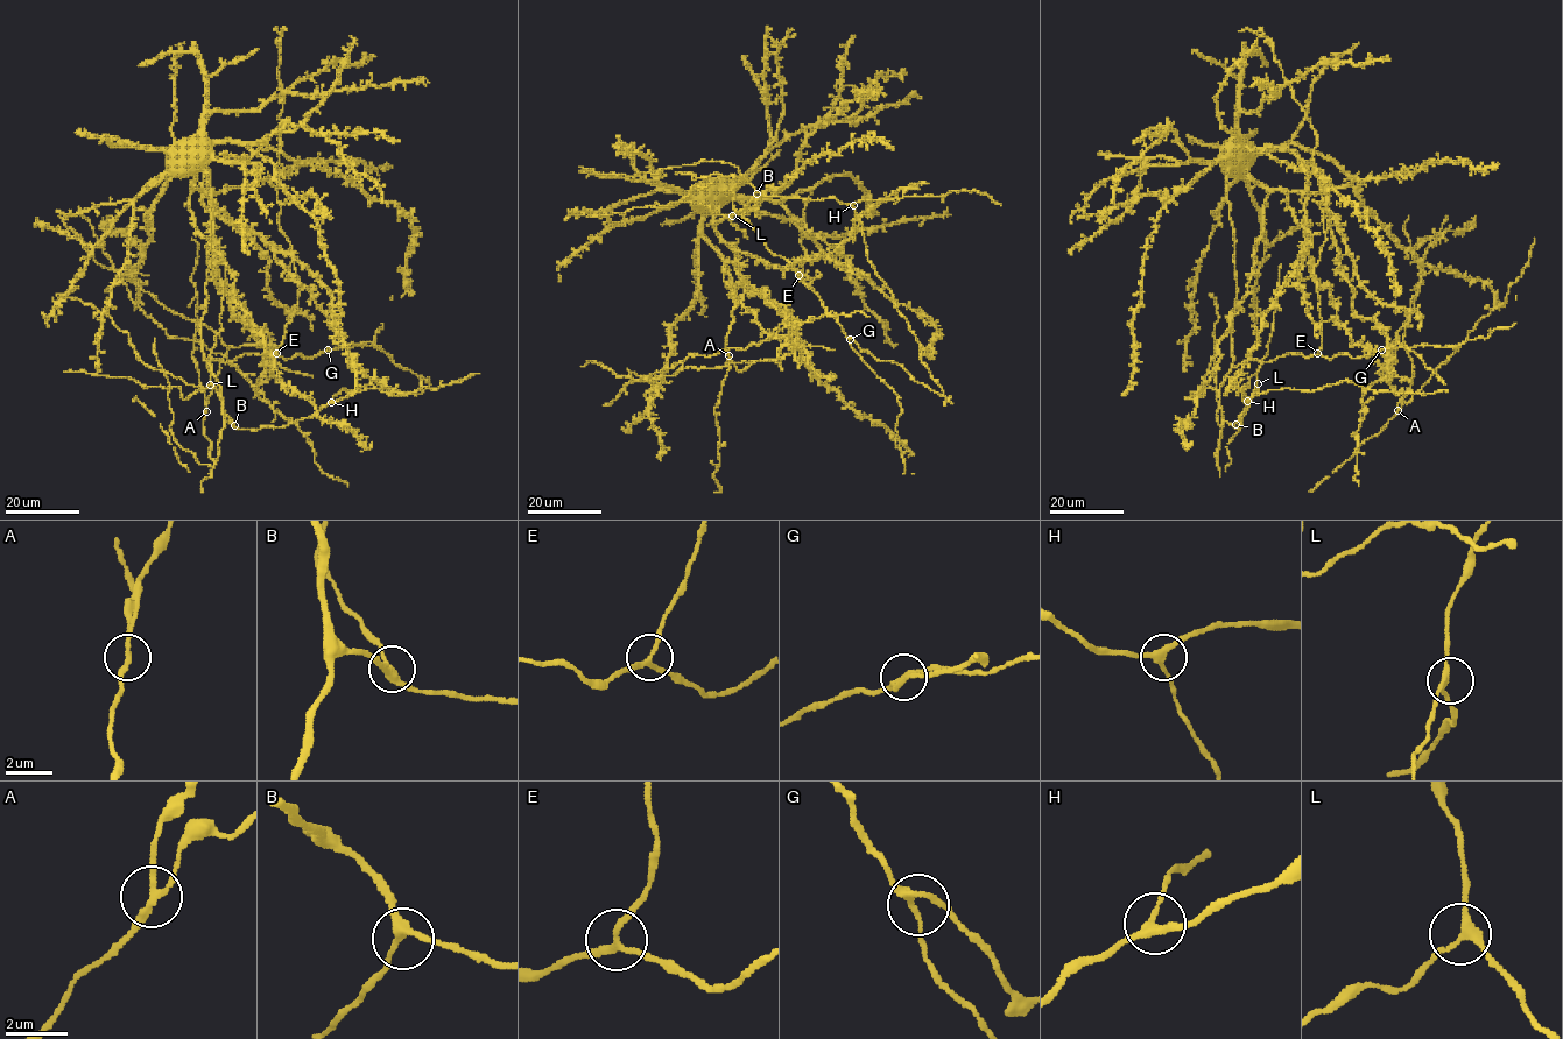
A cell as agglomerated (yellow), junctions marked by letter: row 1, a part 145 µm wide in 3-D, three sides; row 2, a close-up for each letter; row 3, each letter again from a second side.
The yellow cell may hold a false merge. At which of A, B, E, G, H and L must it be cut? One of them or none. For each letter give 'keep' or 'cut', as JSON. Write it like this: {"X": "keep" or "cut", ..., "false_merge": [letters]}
{"A": "cut", "B": "keep", "E": "keep", "G": "keep", "H": "keep", "L": "keep", "false_merge": ["A"]}

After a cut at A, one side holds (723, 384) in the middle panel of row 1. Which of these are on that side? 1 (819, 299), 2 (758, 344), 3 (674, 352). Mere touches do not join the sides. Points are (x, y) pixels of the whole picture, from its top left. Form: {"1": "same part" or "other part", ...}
{"1": "same part", "2": "other part", "3": "same part"}

